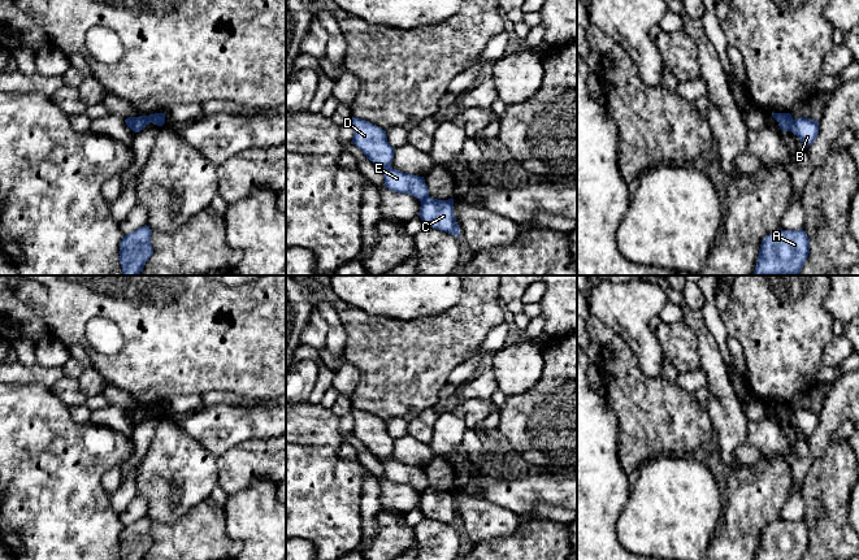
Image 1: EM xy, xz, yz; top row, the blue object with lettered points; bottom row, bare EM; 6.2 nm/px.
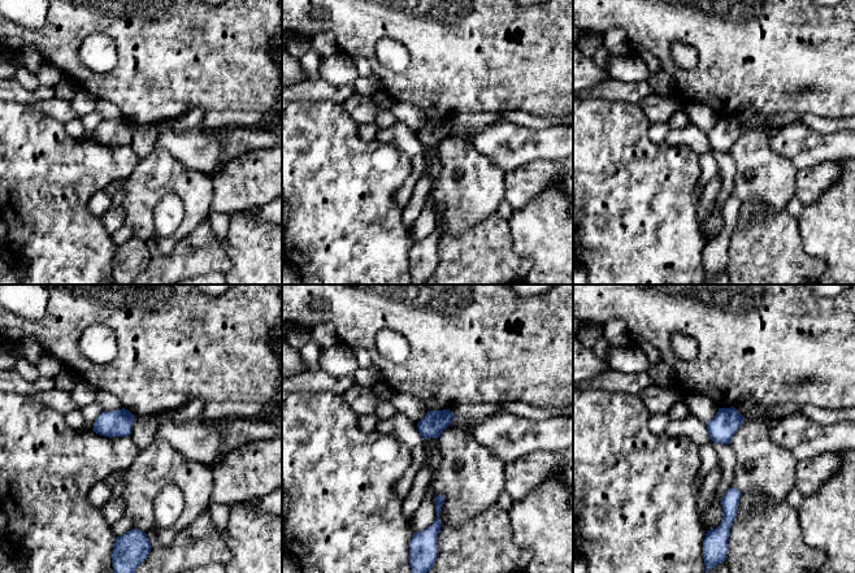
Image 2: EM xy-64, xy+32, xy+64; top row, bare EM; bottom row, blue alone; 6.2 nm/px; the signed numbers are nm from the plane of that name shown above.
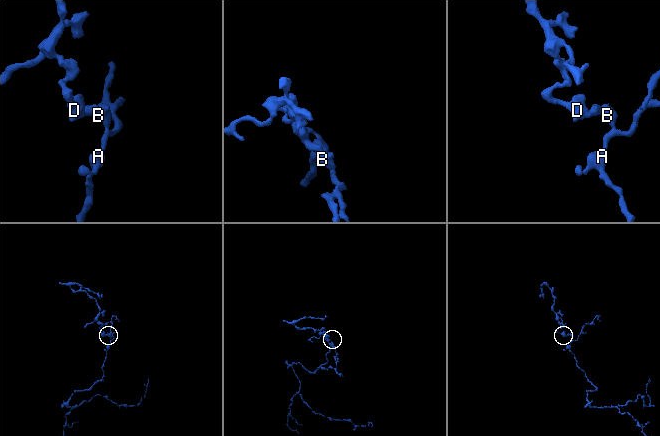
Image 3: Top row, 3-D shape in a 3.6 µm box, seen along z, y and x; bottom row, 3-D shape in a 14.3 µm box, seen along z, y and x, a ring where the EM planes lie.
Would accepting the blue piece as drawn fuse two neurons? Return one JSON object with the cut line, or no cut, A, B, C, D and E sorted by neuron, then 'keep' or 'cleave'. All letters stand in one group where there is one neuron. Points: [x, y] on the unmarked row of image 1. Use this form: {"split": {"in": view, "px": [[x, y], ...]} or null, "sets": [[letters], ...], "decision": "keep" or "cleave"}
{"split": {"in": "xy", "px": [[138, 408], [133, 421]]}, "sets": [["A", "B", "C"], ["D", "E"]], "decision": "cleave"}

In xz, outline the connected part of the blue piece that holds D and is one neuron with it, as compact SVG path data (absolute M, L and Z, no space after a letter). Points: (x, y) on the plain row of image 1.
M351 408L350 412L353 417L352 434L382 463L386 479L409 485L420 492L430 489L424 468L391 459L394 438L389 435L385 421L361 409Z

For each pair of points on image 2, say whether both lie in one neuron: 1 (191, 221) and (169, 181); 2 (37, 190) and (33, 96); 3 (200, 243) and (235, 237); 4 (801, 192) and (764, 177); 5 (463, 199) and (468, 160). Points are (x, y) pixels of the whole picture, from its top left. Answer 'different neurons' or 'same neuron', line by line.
1: same neuron
2: different neurons
3: different neurons
4: different neurons
5: same neuron

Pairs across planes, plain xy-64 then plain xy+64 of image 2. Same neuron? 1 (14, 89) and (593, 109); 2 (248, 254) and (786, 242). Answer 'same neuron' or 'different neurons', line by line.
1: different neurons
2: different neurons

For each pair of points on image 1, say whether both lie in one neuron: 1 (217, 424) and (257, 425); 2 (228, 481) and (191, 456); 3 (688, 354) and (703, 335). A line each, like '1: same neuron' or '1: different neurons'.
1: same neuron
2: different neurons
3: different neurons

